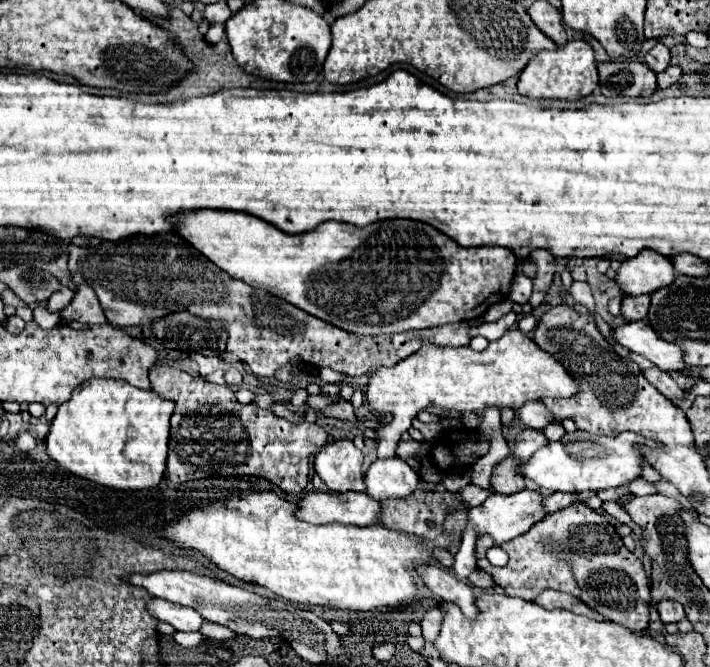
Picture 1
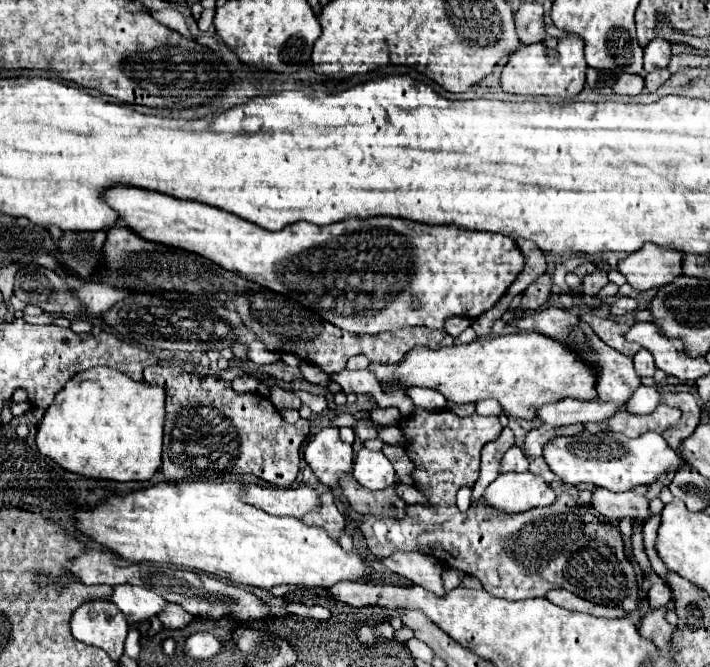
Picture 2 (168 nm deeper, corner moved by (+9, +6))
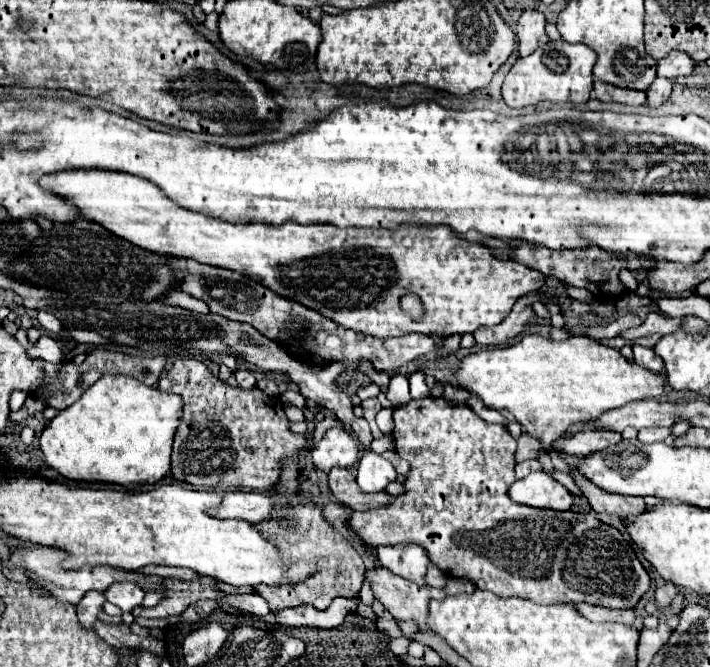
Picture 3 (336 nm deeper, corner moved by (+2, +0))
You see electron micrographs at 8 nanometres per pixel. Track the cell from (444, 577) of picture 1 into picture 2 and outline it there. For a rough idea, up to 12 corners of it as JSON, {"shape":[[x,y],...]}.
{"shape":[[395,552],[383,564],[445,596],[443,566],[423,552]]}

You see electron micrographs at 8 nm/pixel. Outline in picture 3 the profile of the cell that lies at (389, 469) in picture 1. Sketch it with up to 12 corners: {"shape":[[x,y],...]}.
{"shape":[[368,450],[358,464],[358,486],[380,492],[396,480],[394,466]]}

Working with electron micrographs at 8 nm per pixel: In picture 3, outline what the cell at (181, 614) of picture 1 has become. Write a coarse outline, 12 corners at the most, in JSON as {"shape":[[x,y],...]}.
{"shape":[[134,582],[112,584],[106,600],[122,612],[142,604],[144,590]]}

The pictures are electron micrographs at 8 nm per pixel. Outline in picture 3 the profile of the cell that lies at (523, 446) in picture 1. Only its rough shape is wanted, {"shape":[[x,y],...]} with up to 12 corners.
{"shape":[[610,430],[572,434],[556,440],[558,450],[576,456],[600,452],[618,444],[620,434]]}

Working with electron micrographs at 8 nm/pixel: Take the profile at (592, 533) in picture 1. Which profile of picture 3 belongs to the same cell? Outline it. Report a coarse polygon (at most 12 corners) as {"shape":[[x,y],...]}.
{"shape":[[466,404],[394,410],[404,494],[352,512],[448,576],[634,608],[650,576],[582,512],[510,500],[516,440]]}

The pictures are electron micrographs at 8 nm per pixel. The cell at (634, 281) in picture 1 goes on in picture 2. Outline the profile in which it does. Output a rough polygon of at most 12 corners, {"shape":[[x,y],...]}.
{"shape":[[645,244],[619,260],[635,290],[669,284],[683,252]]}

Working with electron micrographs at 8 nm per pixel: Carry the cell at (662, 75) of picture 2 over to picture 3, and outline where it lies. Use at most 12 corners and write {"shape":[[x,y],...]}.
{"shape":[[656,78],[646,92],[648,104],[654,108],[670,96],[672,82]]}

